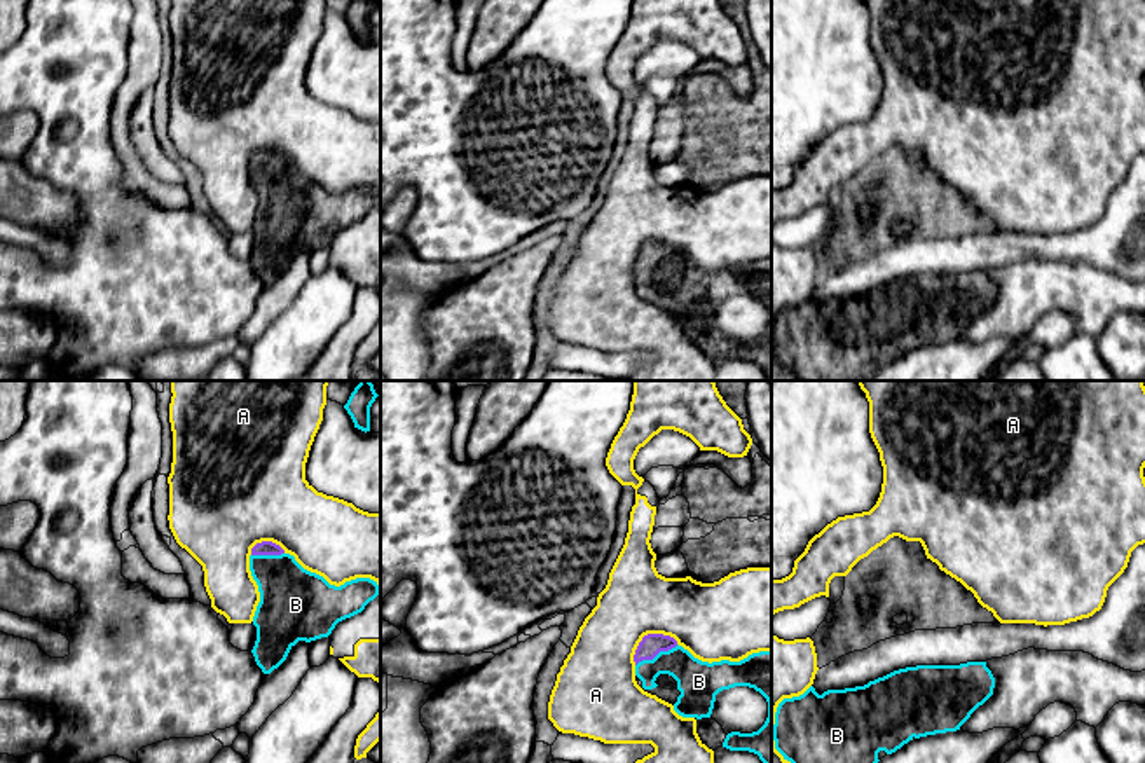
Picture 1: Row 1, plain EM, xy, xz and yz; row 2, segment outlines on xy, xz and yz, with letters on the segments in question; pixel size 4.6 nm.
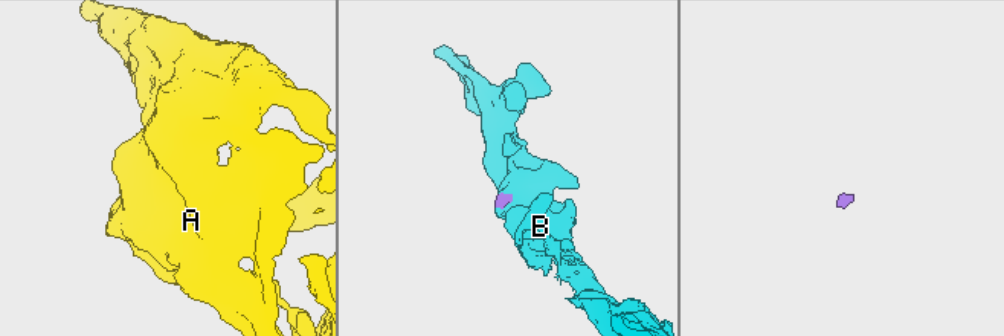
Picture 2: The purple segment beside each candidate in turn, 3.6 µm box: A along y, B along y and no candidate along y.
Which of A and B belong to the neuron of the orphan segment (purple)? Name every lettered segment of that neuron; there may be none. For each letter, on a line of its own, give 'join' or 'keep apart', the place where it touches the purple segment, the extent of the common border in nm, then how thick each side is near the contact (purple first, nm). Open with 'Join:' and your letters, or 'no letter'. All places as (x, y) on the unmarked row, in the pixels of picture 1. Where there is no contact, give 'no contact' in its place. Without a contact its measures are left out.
Join: B
A: keep apart; meets purple in xz at (648, 243); contact 240 nm long; 100 nm thick on the purple side, 320 nm on the other
B: join; meets purple in xz at (657, 262); contact 220 nm long; 100 nm thick on the purple side, 190 nm on the other

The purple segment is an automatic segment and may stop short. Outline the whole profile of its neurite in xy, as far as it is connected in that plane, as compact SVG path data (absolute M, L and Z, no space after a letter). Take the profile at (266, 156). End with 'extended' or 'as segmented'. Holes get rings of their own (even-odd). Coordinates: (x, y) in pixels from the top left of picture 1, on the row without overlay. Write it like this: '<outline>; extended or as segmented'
M272 150L251 157L250 180L260 201L251 262L264 285L278 278L298 250L328 246L339 230L361 222L379 204L370 187L330 194Z; extended

